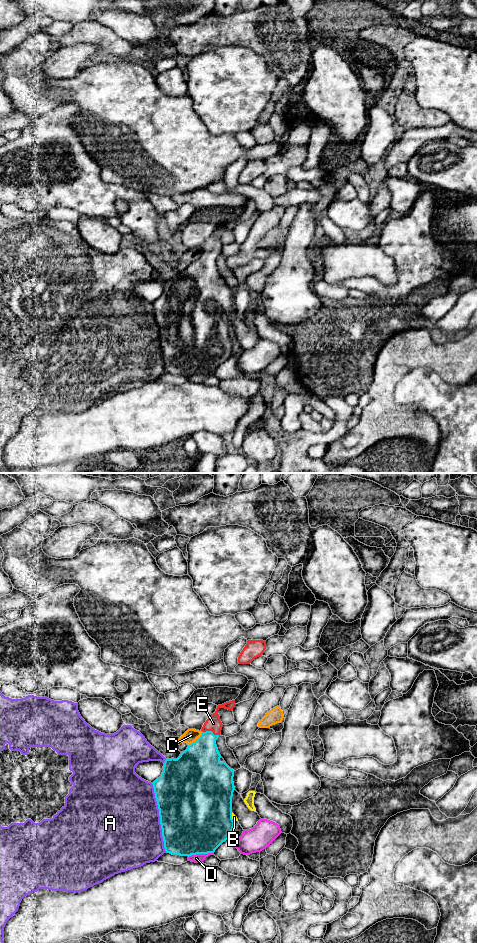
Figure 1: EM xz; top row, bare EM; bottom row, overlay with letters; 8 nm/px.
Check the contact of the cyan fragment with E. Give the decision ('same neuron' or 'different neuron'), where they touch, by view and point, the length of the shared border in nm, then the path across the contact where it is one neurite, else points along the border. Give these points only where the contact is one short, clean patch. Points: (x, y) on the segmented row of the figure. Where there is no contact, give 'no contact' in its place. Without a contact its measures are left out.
same neuron; meets cyan in xz at (211, 731); contact 140 nm long; runs through xz (201, 760), (211, 731), (213, 723)

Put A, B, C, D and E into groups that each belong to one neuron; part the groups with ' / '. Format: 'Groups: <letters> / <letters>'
Groups: A / B / C / D / E

